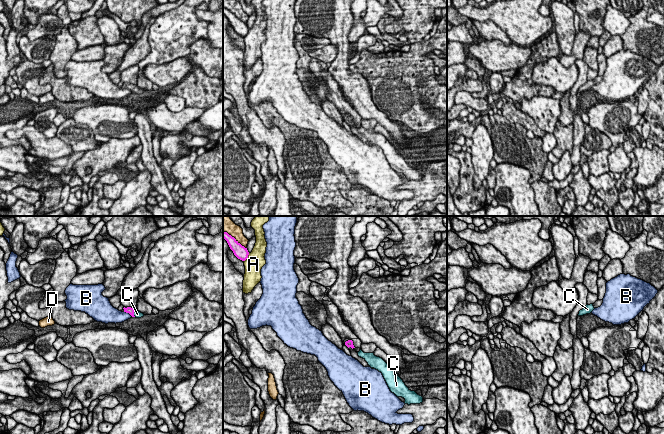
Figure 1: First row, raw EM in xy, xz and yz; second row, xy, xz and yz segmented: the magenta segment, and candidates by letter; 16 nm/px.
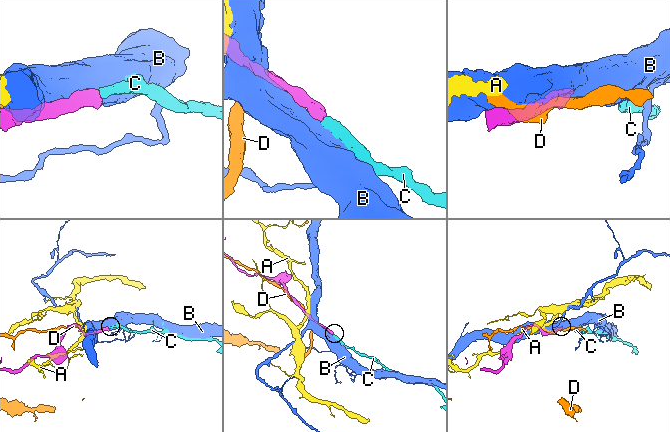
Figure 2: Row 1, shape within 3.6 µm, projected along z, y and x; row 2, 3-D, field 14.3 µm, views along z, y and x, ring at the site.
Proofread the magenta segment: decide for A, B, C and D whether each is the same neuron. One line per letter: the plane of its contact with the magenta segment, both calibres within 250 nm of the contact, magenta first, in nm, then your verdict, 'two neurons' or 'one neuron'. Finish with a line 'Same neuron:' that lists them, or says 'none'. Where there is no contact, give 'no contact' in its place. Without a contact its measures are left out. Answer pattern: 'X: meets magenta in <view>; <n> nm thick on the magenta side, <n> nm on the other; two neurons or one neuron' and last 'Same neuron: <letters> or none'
A: meets magenta in xz; 200 nm thick on the magenta side, 300 nm on the other; two neurons
B: meets magenta in xy; 100 nm thick on the magenta side, 240 nm on the other; two neurons
C: meets magenta in xy; 100 nm thick on the magenta side, 120 nm on the other; one neuron
D: meets magenta in xz; 200 nm thick on the magenta side, 200 nm on the other; two neurons
Same neuron: C

